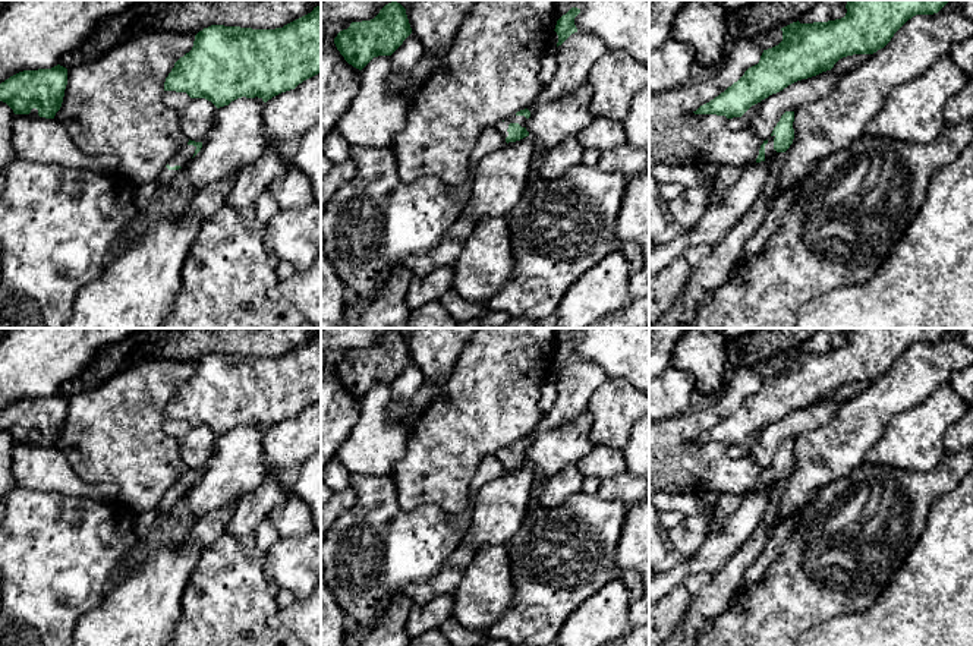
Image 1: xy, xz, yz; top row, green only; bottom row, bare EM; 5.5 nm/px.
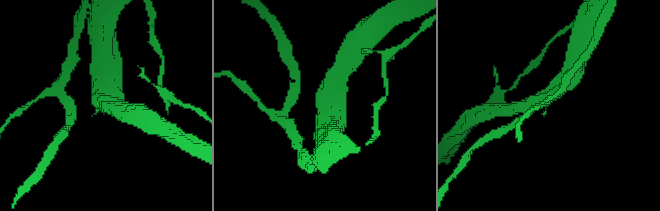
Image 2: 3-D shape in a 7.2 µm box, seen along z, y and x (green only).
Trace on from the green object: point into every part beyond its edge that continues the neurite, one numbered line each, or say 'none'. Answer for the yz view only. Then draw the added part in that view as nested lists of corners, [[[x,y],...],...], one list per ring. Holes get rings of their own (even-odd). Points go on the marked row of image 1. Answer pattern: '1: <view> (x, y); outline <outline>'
1: yz (770, 151); outline [[[771,136],[768,139],[768,144],[765,145],[765,160],[772,160],[775,154],[778,154],[775,149],[774,149],[774,136]]]

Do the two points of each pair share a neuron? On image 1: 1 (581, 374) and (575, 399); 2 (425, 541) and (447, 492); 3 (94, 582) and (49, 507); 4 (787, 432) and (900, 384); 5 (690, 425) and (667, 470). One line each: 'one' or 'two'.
1: one
2: two
3: one
4: two
5: one

